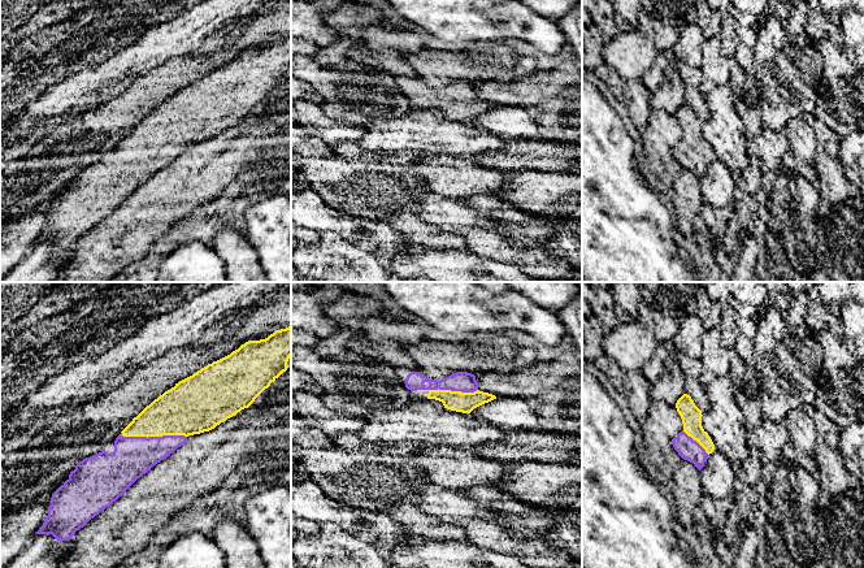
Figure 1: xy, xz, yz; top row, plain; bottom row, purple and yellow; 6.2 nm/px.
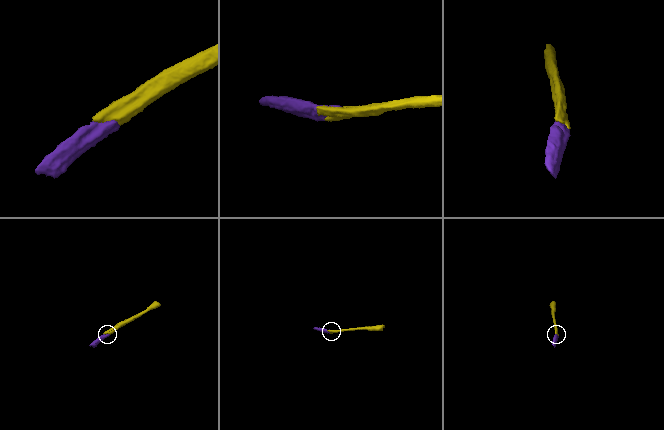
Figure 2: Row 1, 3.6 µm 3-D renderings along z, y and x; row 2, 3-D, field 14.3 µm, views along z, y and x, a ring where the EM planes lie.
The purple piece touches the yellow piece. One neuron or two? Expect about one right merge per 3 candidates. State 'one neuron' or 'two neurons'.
one neuron

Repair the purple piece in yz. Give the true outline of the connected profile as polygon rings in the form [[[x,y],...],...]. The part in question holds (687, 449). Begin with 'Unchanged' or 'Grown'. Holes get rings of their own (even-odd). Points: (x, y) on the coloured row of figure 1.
Grown. [[[687,394],[677,400],[676,408],[682,419],[683,430],[672,439],[672,445],[682,459],[700,471],[715,450],[711,437],[702,426],[702,411]]]

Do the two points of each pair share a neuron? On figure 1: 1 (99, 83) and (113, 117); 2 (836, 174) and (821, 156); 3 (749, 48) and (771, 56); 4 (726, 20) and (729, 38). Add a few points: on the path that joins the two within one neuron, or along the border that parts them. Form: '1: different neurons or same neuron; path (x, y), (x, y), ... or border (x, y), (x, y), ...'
1: different neurons; border (131, 82), (117, 94), (81, 112)
2: same neuron; path (832, 170), (823, 160)
3: different neurons; border (756, 46), (752, 69), (749, 73)
4: same neuron; path (728, 24), (729, 34)

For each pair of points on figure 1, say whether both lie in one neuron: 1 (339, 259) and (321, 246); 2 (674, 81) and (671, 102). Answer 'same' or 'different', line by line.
1: same
2: same

